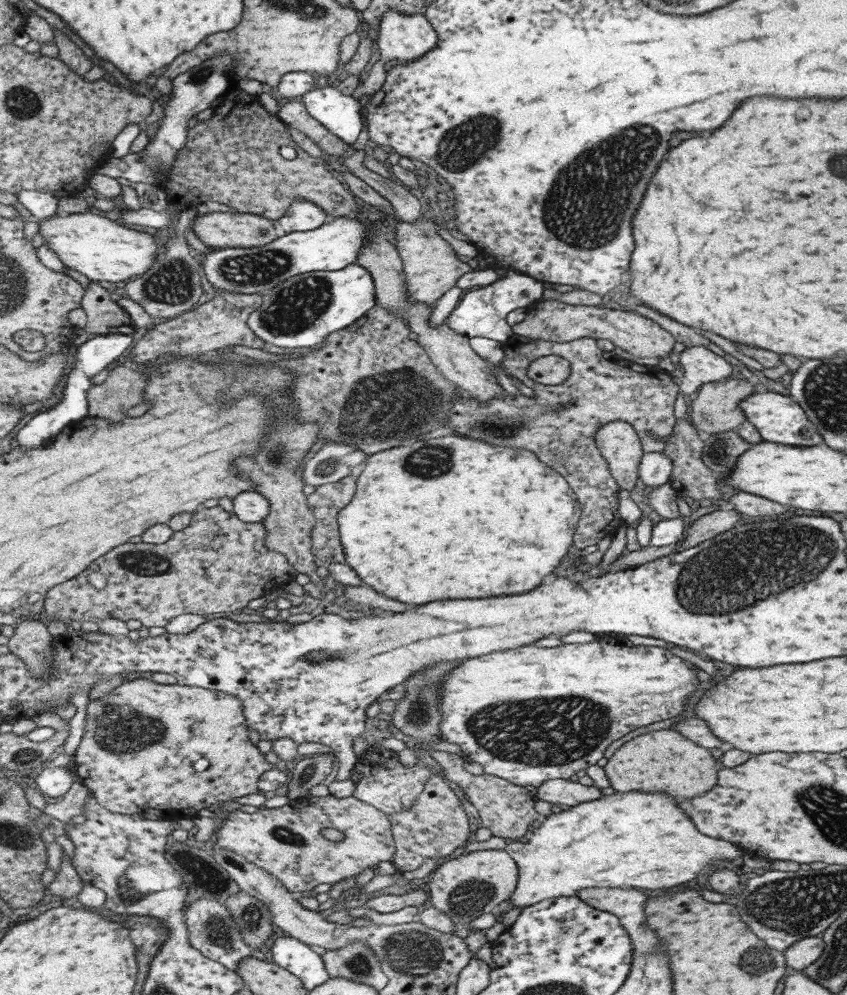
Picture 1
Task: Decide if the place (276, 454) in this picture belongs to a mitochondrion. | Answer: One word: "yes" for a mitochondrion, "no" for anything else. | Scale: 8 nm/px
yes

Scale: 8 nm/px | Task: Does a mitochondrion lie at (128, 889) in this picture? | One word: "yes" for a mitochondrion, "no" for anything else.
yes

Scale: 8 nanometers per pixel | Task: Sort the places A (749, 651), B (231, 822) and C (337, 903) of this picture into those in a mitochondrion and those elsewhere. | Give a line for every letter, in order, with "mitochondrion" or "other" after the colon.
A: other
B: other
C: other

